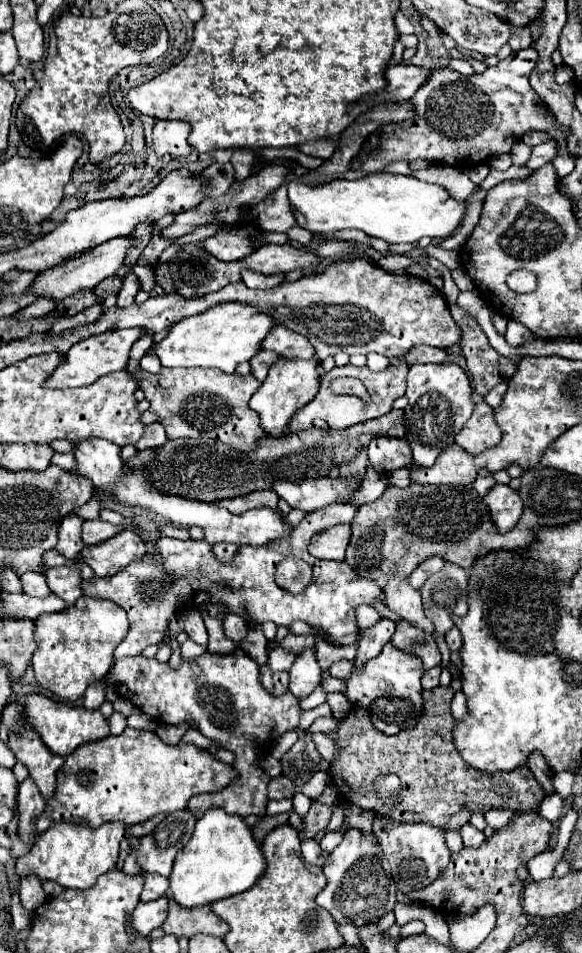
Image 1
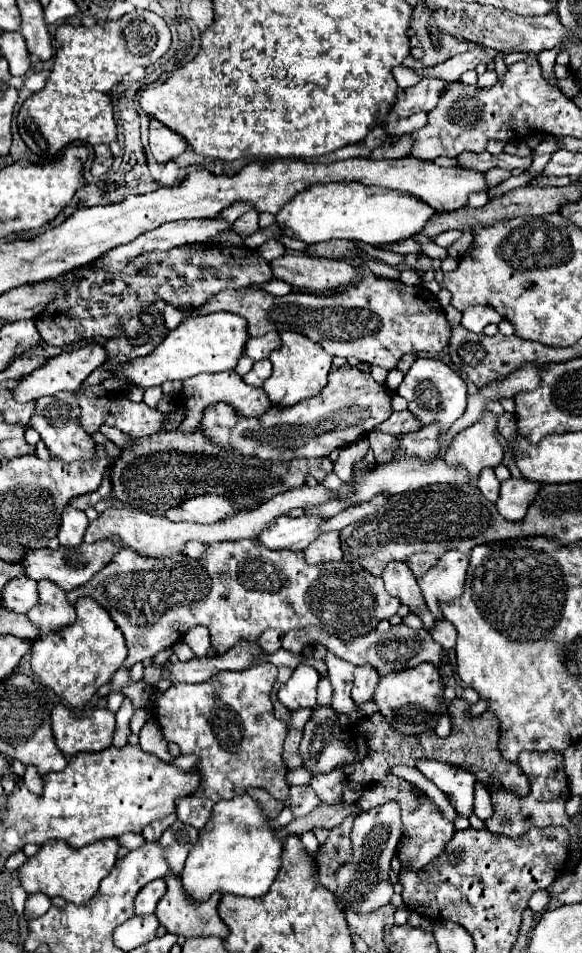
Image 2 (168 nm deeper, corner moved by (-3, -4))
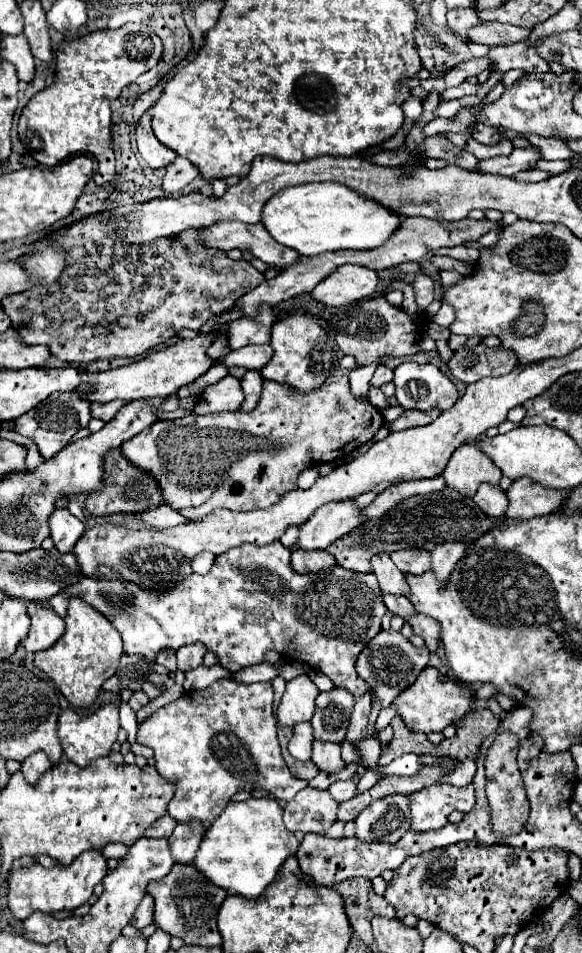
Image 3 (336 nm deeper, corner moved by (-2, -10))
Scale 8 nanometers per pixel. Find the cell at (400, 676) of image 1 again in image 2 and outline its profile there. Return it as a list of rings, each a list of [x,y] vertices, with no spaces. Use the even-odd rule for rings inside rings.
[[[419,664],[417,668],[403,670],[401,674],[387,674],[381,678],[377,690],[375,690],[375,702],[379,704],[381,714],[387,718],[387,722],[403,732],[403,734],[421,734],[427,730],[435,730],[441,712],[439,704],[443,698],[445,682],[439,674],[439,668],[433,664]]]

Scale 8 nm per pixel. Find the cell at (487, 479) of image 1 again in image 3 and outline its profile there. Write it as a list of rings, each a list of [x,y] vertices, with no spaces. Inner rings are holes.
[[[482,484],[478,488],[474,500],[482,508],[482,512],[490,518],[502,518],[506,512],[506,504],[508,504],[504,490],[500,486],[492,486],[492,484]]]

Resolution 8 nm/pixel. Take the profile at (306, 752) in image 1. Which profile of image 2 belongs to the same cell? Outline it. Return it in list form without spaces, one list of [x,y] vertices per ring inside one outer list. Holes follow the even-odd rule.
[[[323,676],[319,680],[319,690],[317,690],[317,704],[321,706],[315,706],[313,708],[313,714],[311,718],[307,720],[305,724],[305,730],[303,730],[303,740],[301,740],[301,756],[305,760],[305,768],[311,772],[311,774],[317,774],[317,772],[329,772],[333,770],[335,766],[345,766],[345,764],[353,764],[353,758],[355,758],[355,746],[353,744],[347,744],[341,740],[341,724],[339,724],[339,714],[327,706],[331,704],[331,696],[333,696],[333,688],[331,688],[331,682],[327,676]]]

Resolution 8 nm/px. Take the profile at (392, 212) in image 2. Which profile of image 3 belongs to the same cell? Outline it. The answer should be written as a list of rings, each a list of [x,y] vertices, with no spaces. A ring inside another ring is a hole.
[[[316,182],[280,190],[264,206],[262,224],[280,244],[294,248],[302,256],[316,256],[334,250],[372,250],[388,242],[400,228],[402,216],[376,202],[372,196],[356,192],[338,182]]]

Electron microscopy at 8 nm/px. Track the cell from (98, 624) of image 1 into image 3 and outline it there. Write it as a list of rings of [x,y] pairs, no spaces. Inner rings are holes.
[[[72,596],[64,620],[64,636],[52,648],[36,652],[34,664],[54,680],[58,690],[66,696],[66,700],[72,706],[88,708],[96,700],[100,686],[116,672],[124,654],[122,640],[116,628],[82,598]]]

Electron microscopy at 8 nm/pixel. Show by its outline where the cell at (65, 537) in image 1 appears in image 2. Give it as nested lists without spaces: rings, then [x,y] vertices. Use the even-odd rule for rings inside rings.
[[[65,506],[61,526],[59,526],[59,542],[63,546],[79,546],[83,542],[83,534],[87,530],[87,516],[81,510],[75,510],[73,506]]]

